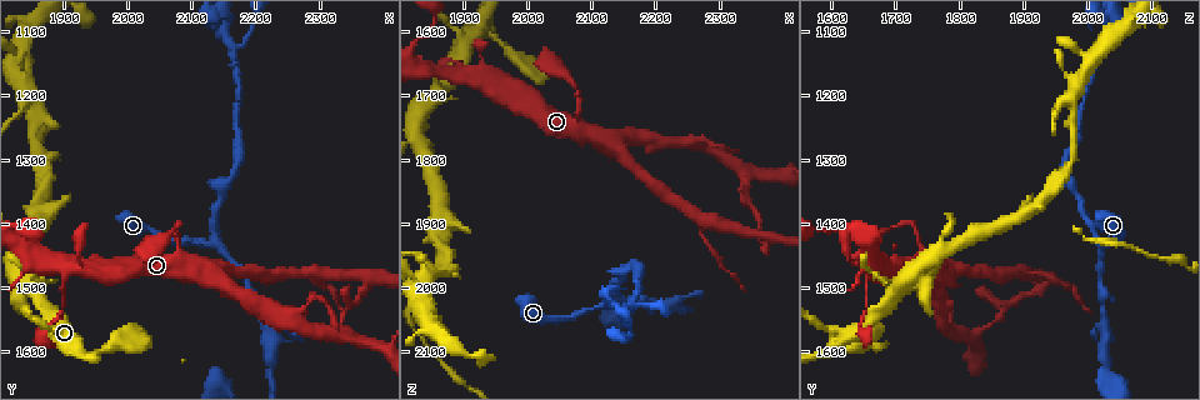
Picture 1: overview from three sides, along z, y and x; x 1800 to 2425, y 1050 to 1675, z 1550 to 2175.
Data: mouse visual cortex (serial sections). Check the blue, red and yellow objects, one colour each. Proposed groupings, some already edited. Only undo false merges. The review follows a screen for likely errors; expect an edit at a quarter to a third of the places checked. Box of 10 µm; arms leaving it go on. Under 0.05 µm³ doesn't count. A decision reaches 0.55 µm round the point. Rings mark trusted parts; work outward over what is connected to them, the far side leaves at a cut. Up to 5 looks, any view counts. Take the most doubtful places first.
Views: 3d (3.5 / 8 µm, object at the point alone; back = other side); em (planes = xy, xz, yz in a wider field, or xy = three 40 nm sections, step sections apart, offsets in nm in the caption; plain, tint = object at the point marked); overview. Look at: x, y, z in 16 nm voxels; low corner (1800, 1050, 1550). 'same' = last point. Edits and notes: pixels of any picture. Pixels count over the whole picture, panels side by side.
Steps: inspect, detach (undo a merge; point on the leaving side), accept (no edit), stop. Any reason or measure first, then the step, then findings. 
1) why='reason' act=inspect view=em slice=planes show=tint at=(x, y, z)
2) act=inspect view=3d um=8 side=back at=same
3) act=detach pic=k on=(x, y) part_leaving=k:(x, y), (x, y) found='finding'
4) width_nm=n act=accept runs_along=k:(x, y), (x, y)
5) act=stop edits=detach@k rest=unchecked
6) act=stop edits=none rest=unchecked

why='abrupt turn' act=inspect view=3d um=3.5 side=back at=(2135, 1430, 2020)

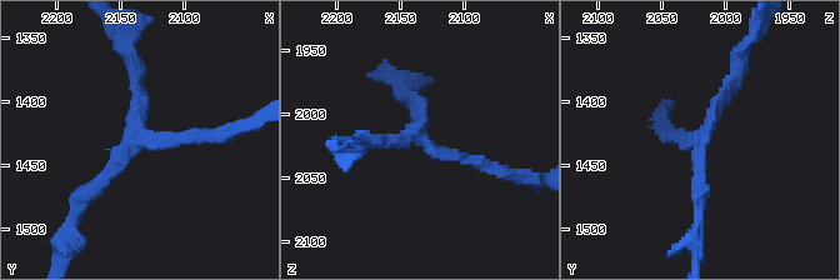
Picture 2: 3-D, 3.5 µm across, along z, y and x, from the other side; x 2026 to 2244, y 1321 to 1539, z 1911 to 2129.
arms=3 arm_widths_nm=150,150,150 why='shape alone is not enough' act=inspect view=em slice=xy step=5 show=tint at=(2130, 1428, 2022)

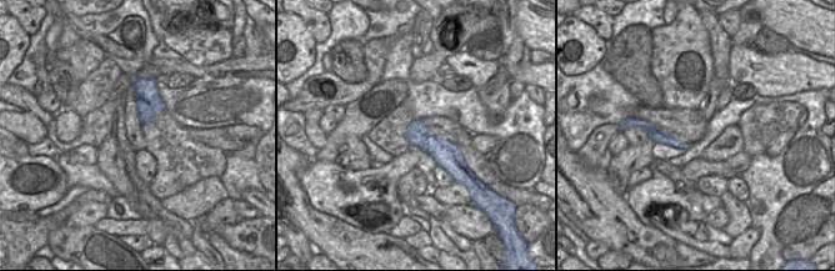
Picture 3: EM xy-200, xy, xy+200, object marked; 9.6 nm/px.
act=accept runs_along=2:(496, 173), (424, 141), (413, 100) found='one cell here'

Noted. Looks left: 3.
why='thin arm on a thick one' act=inspect view=3d um=8 at=(1850, 1205, 1975)

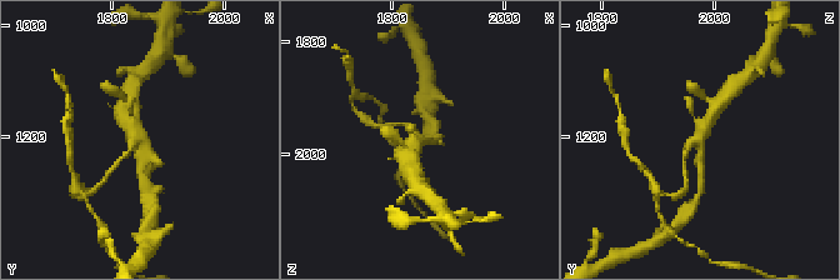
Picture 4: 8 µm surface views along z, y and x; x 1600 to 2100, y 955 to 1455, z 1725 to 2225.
why='closer look' act=inspect view=3d um=3.5 at=same

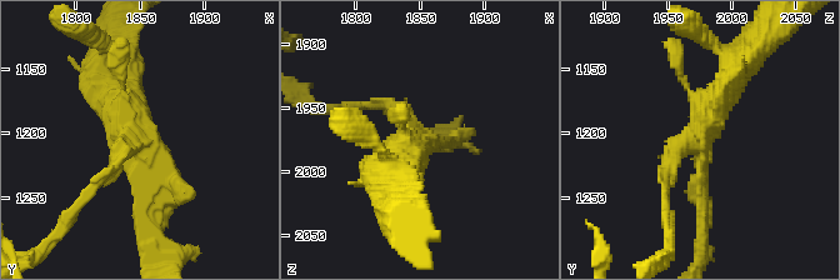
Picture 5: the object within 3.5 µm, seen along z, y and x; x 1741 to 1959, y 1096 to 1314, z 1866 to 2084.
why='now the EM' act=inspect view=em slice=xy step=2 show=tint at=(1852, 1206, 1974)

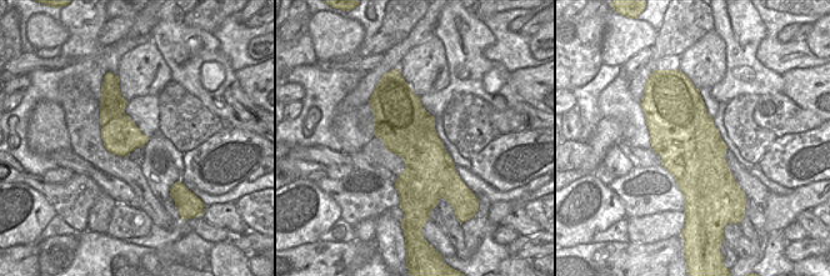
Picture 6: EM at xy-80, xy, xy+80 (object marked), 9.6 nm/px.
act=detach pic=5 on=(105, 180) part_leaving=5:(128, 143), (78, 204), (78, 215) found='a second cell is stuck on'

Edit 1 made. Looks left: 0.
act=stop edits=detach@5 rest=unchecked

